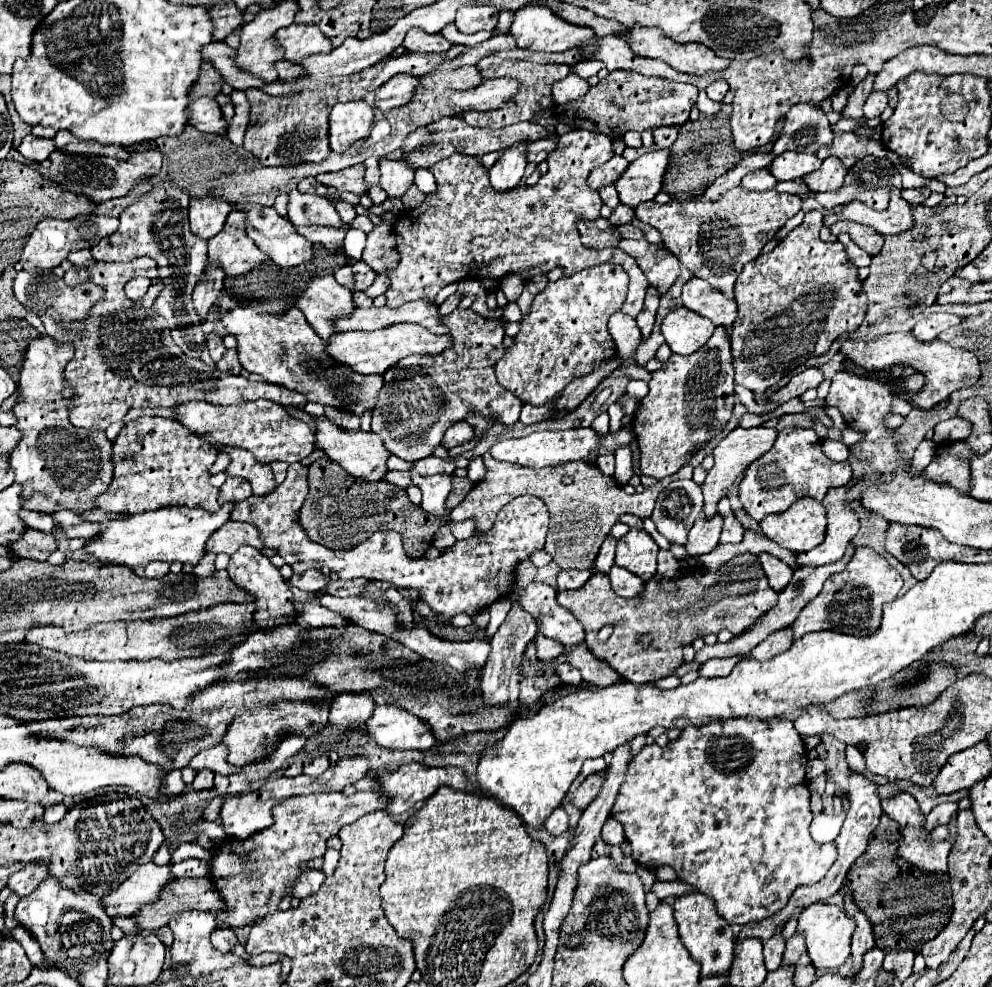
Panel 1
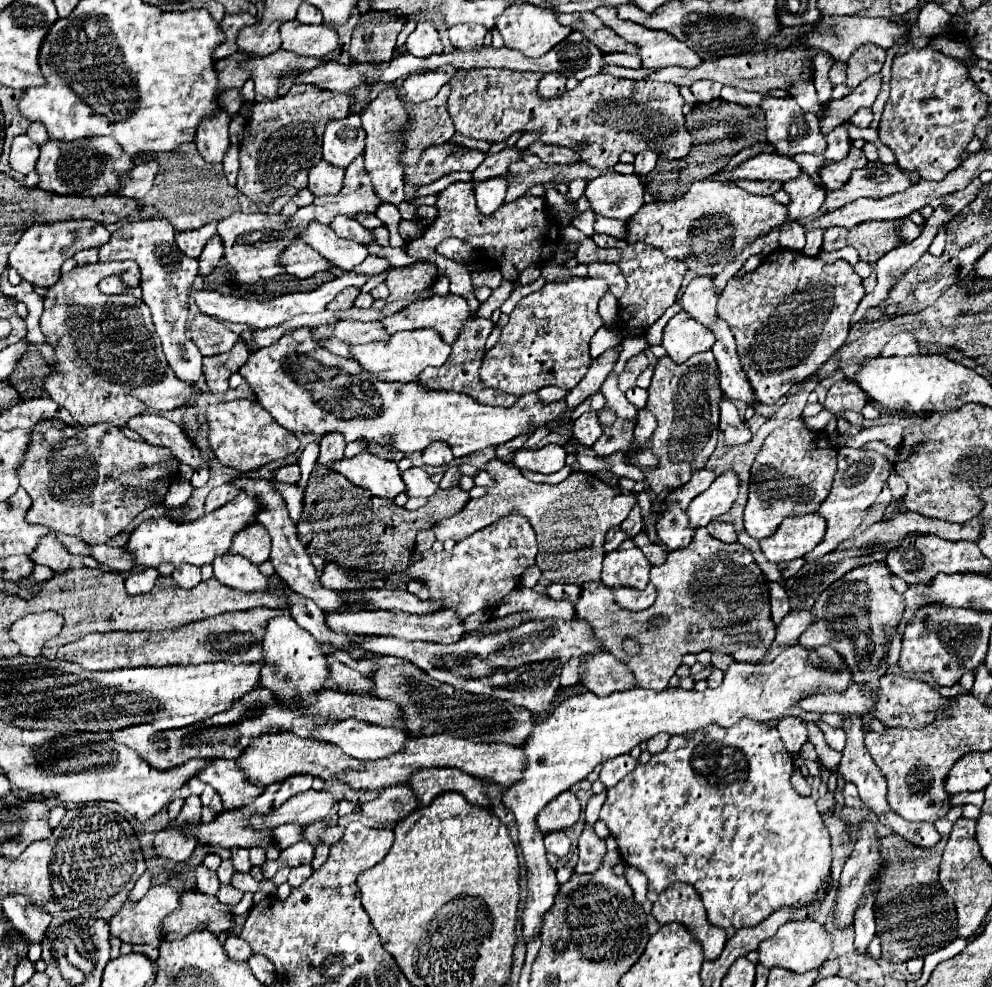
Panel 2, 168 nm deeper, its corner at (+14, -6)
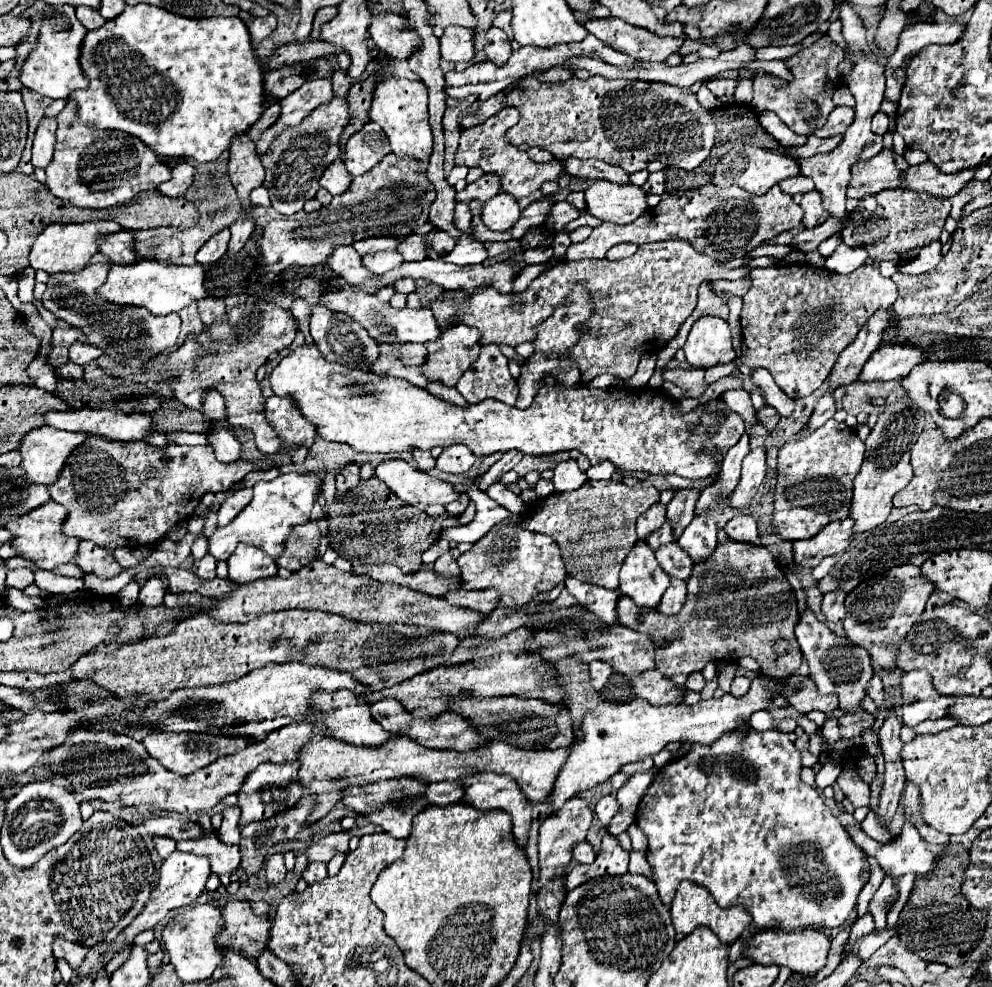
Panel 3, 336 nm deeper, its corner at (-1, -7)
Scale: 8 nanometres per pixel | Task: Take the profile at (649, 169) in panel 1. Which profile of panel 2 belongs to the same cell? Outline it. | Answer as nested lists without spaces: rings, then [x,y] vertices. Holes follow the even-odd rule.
[[[607,172],[595,180],[589,180],[583,194],[589,200],[591,210],[595,214],[601,214],[607,218],[617,218],[617,220],[629,220],[643,206],[643,180],[637,174],[623,176],[617,172]]]

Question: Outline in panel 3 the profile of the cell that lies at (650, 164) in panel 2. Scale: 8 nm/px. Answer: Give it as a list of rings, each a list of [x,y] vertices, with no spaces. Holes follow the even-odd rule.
[[[654,171],[648,175],[648,181],[642,185],[642,189],[646,193],[656,193],[656,195],[662,195],[664,193],[664,175],[666,171]]]

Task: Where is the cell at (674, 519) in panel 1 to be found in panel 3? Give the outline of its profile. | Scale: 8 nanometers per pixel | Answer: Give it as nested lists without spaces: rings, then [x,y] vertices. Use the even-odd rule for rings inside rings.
[[[698,515],[678,537],[678,545],[690,555],[690,559],[704,561],[716,549],[716,521],[710,515]]]

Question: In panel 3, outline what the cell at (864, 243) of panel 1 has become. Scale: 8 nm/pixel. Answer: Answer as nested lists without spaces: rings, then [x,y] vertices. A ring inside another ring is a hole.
[[[886,189],[880,191],[878,195],[868,195],[858,201],[858,207],[854,209],[850,223],[842,231],[842,241],[852,247],[866,247],[874,261],[888,259],[896,263],[904,261],[908,263],[918,255],[918,251],[926,243],[940,237],[948,213],[950,213],[950,201],[946,197],[932,197],[928,193],[914,193],[904,189],[890,189],[890,191]],[[900,231],[908,233],[890,235]]]

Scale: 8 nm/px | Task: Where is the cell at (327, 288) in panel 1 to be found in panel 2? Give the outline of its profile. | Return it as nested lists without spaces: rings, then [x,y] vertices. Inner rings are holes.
[[[339,320],[333,324],[333,340],[323,342],[323,346],[341,356],[341,358],[353,358],[351,352],[347,352],[347,346],[351,344],[369,344],[369,342],[387,342],[391,334],[385,332],[381,322],[357,322],[357,320]]]

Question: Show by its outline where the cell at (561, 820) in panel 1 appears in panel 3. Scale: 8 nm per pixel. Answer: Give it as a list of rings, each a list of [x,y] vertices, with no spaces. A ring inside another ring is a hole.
[[[588,841],[576,843],[574,849],[572,849],[572,857],[574,857],[578,863],[592,863],[592,861],[594,861],[594,849],[590,847]]]

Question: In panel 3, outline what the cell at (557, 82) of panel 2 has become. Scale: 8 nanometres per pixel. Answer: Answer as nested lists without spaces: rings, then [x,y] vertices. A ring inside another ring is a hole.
[[[556,67],[552,71],[544,71],[538,75],[540,81],[568,81],[570,77],[574,77],[574,73],[570,69],[564,69],[564,67]]]

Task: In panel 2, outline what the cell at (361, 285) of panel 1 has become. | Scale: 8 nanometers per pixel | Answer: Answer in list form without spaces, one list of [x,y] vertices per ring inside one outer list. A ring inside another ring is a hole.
[[[369,256],[361,268],[355,268],[357,274],[367,274],[367,276],[375,276],[375,274],[381,274],[385,270],[389,270],[391,264],[383,258],[383,256]]]

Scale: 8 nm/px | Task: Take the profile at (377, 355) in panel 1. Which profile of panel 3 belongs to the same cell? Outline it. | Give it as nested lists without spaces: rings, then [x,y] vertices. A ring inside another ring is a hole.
[[[454,325],[440,333],[440,341],[424,343],[428,349],[426,361],[422,365],[424,377],[428,377],[428,381],[440,381],[446,387],[454,387],[460,375],[480,353],[478,339],[478,329]]]

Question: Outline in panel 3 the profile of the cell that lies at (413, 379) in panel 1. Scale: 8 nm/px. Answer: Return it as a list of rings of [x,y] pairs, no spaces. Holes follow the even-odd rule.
[[[482,345],[478,359],[460,377],[456,389],[468,403],[498,399],[514,405],[518,397],[516,379],[510,375],[508,359],[500,353],[498,345]]]

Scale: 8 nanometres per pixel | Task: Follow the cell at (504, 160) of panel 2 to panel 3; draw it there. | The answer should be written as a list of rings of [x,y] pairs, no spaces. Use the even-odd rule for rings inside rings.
[[[484,173],[478,181],[464,187],[464,191],[456,193],[458,201],[470,201],[470,199],[482,199],[484,203],[500,193],[500,177],[496,173]]]

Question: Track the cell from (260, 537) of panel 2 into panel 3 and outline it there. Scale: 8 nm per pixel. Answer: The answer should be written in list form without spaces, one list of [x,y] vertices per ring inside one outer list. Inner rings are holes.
[[[314,519],[304,525],[296,525],[296,529],[292,529],[292,533],[288,535],[288,545],[284,545],[284,553],[274,559],[276,565],[290,571],[302,569],[316,557],[318,537],[320,529]]]

